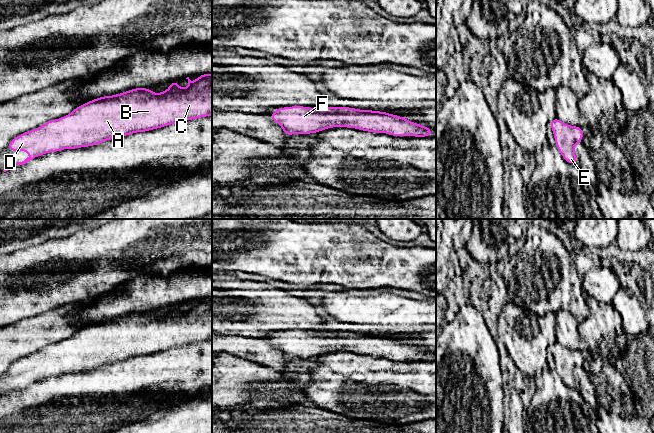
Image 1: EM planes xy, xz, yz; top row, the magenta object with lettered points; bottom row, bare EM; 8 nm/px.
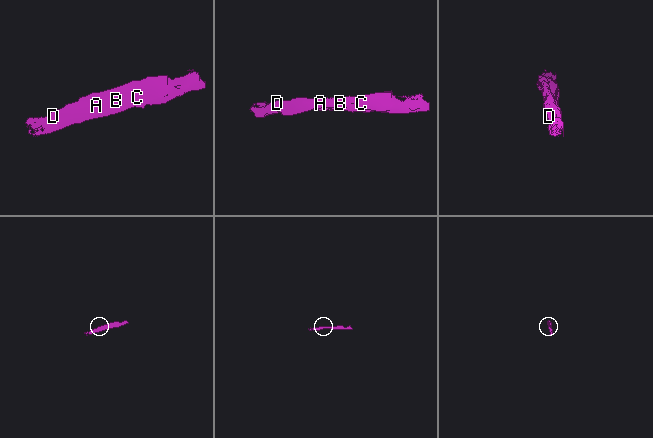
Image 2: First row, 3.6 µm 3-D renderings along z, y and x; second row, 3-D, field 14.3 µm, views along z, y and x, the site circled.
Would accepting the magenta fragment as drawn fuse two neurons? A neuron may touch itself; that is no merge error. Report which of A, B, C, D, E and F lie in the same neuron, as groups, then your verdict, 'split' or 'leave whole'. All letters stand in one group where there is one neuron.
A B C D E F | leave whole

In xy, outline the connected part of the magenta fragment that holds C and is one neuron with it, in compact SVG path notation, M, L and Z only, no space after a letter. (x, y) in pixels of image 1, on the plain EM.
M207 297L197 301L198 303L195 305L191 305L189 301L187 301L188 311L185 313L182 313L176 304L169 307L170 312L164 314L162 317L153 317L150 312L133 312L123 317L113 320L102 320L84 327L74 332L74 334L66 340L55 344L49 344L41 351L14 361L7 369L7 373L9 375L26 375L30 377L30 380L22 386L14 387L13 390L26 388L28 385L44 379L45 377L59 376L63 373L94 370L106 364L112 364L137 356L147 356L187 344L212 340L212 298Z

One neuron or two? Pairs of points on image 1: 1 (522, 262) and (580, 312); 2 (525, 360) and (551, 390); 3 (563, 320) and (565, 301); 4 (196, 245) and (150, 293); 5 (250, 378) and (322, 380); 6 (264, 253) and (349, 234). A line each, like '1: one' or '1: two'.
1: one
2: two
3: two
4: two
5: two
6: one

